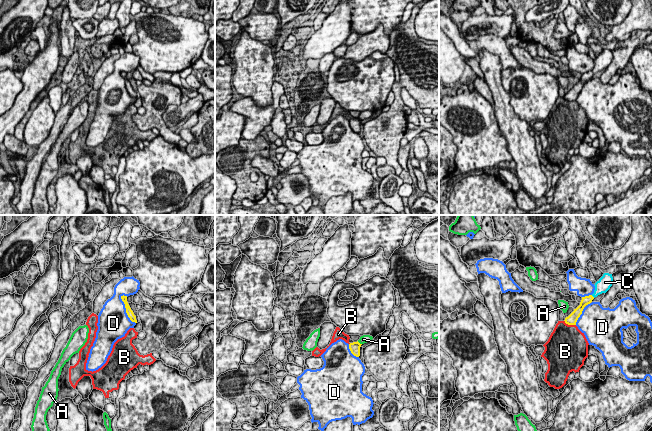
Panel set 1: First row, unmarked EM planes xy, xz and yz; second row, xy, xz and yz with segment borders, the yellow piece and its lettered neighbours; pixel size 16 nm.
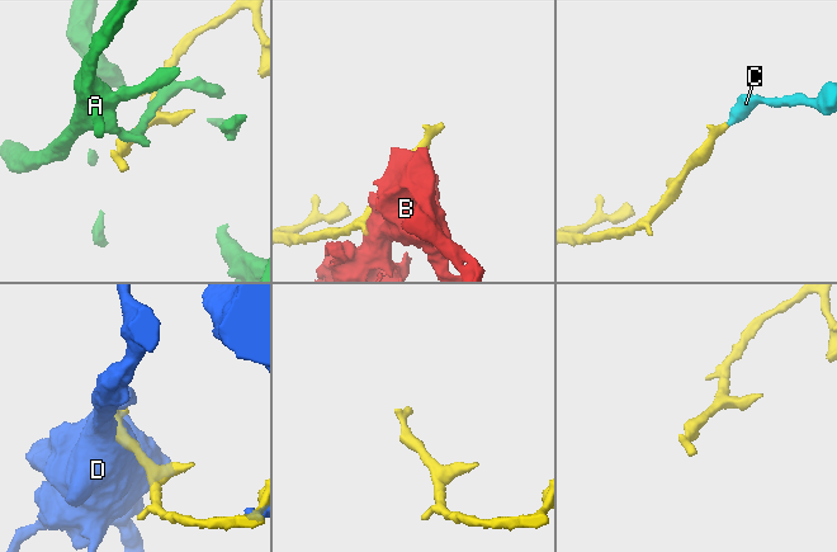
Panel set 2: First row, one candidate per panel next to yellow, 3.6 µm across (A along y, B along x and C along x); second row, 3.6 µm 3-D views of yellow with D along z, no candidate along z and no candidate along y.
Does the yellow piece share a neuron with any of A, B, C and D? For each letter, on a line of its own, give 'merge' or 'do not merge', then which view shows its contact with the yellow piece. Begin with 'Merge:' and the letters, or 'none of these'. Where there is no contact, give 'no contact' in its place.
Merge: C
A: do not merge; meets yellow in xz
B: do not merge; meets yellow in yz
C: merge; meets yellow in yz
D: do not merge; meets yellow in xy

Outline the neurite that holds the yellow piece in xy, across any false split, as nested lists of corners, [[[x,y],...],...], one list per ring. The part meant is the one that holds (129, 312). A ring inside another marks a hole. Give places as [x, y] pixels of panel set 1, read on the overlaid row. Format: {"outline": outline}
{"outline": [[[123,295],[123,296],[121,296],[121,299],[122,299],[122,301],[123,301],[124,304],[125,304],[126,313],[127,313],[128,317],[130,318],[130,320],[131,320],[132,322],[137,323],[136,316],[134,315],[133,311],[131,310],[130,306],[129,306],[129,304],[128,304],[128,302],[127,302],[127,296],[124,296],[124,295]]]}

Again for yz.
{"outline": [[[604,273],[603,276],[595,283],[595,290],[592,295],[582,297],[580,305],[574,309],[574,311],[565,318],[565,323],[568,325],[576,325],[576,322],[584,307],[592,302],[592,300],[602,293],[606,293],[613,284],[612,274]]]}

